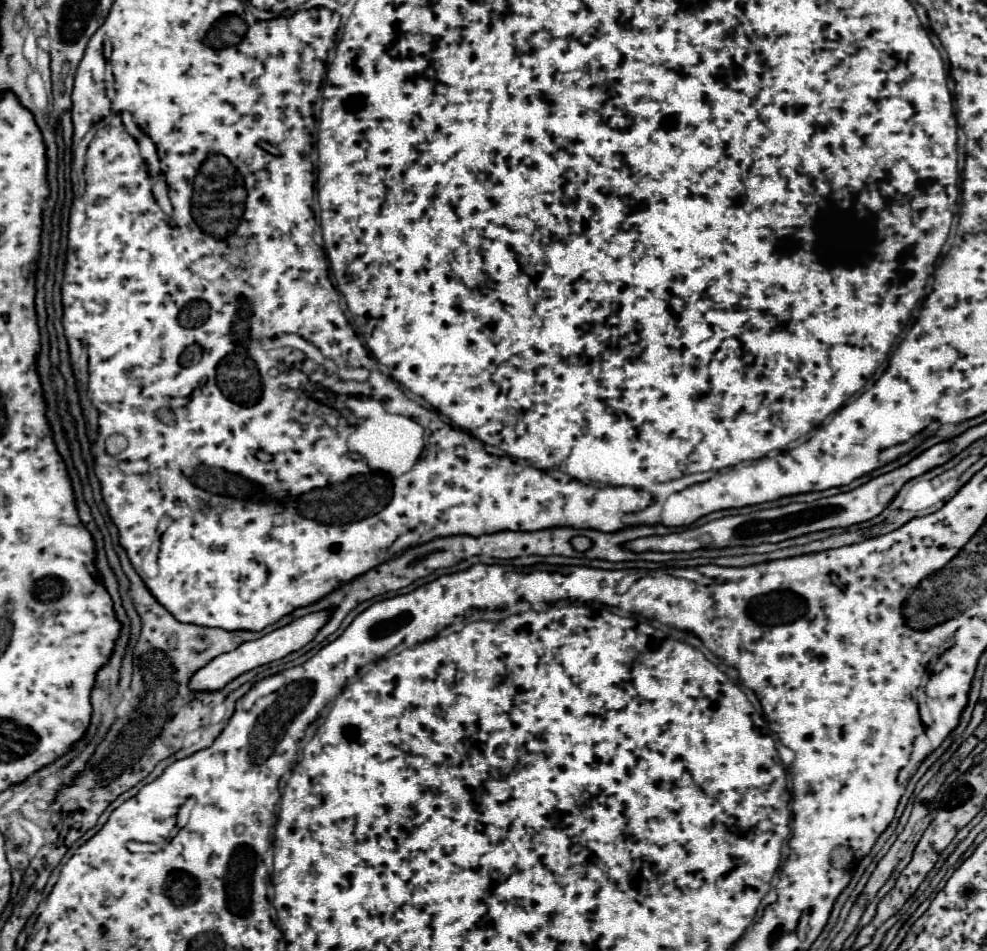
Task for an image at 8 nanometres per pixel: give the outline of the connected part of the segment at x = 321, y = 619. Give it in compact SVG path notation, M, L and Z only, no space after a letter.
M323 609L323 611L317 611L317 613L309 613L305 617L299 617L299 619L293 619L289 625L285 627L279 627L267 635L263 635L261 639L255 639L255 641L247 641L243 645L239 645L237 649L229 651L229 653L223 653L219 657L215 657L213 661L209 661L205 667L201 667L199 671L195 671L189 679L189 689L191 691L207 691L207 693L213 693L213 691L219 691L223 689L227 683L231 683L235 677L259 667L259 665L265 665L265 663L271 663L271 661L277 661L277 659L283 659L285 655L305 647L317 633L319 629L329 621L331 617L331 609Z

